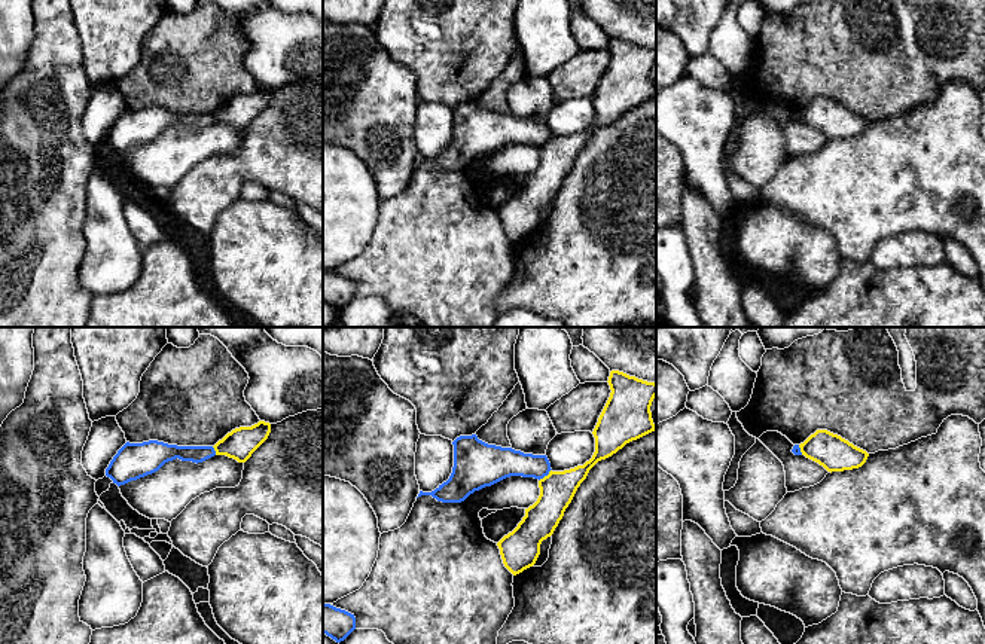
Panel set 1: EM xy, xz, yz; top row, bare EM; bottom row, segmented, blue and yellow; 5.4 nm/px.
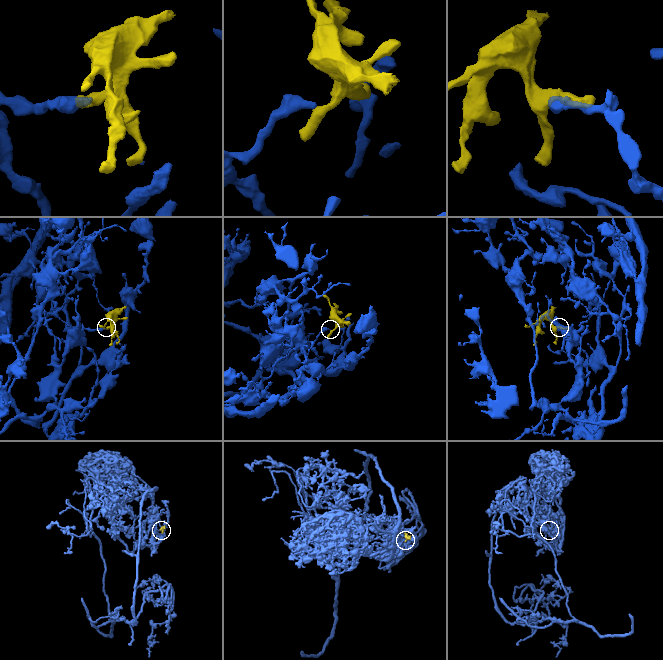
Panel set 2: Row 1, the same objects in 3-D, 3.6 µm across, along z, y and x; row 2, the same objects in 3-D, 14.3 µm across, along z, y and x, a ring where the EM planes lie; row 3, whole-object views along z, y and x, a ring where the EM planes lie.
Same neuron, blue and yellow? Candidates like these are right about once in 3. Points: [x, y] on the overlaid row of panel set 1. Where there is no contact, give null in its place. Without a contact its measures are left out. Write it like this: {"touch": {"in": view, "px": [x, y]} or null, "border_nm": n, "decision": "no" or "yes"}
{"touch": {"in": "xz", "px": [545, 475]}, "border_nm": 100, "decision": "no"}

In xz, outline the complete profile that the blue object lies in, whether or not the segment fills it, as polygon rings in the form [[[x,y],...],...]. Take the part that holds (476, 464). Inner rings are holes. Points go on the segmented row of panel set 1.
[[[476,434],[460,436],[454,442],[454,467],[449,479],[439,485],[431,492],[420,491],[421,495],[431,495],[442,503],[461,503],[475,491],[491,486],[510,476],[543,479],[549,474],[551,463],[546,455],[533,455],[515,451],[512,448],[501,448],[488,445],[478,439]]]

